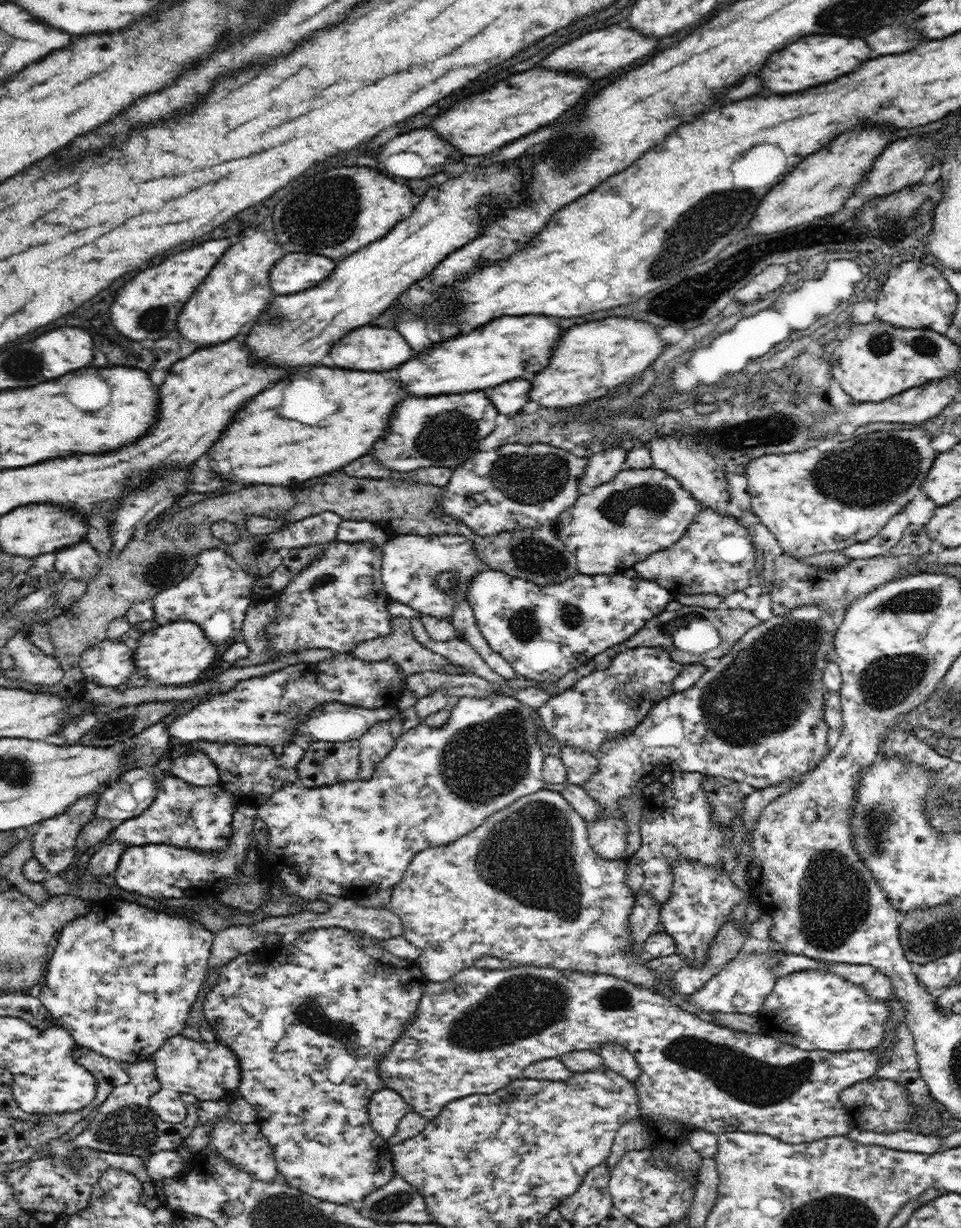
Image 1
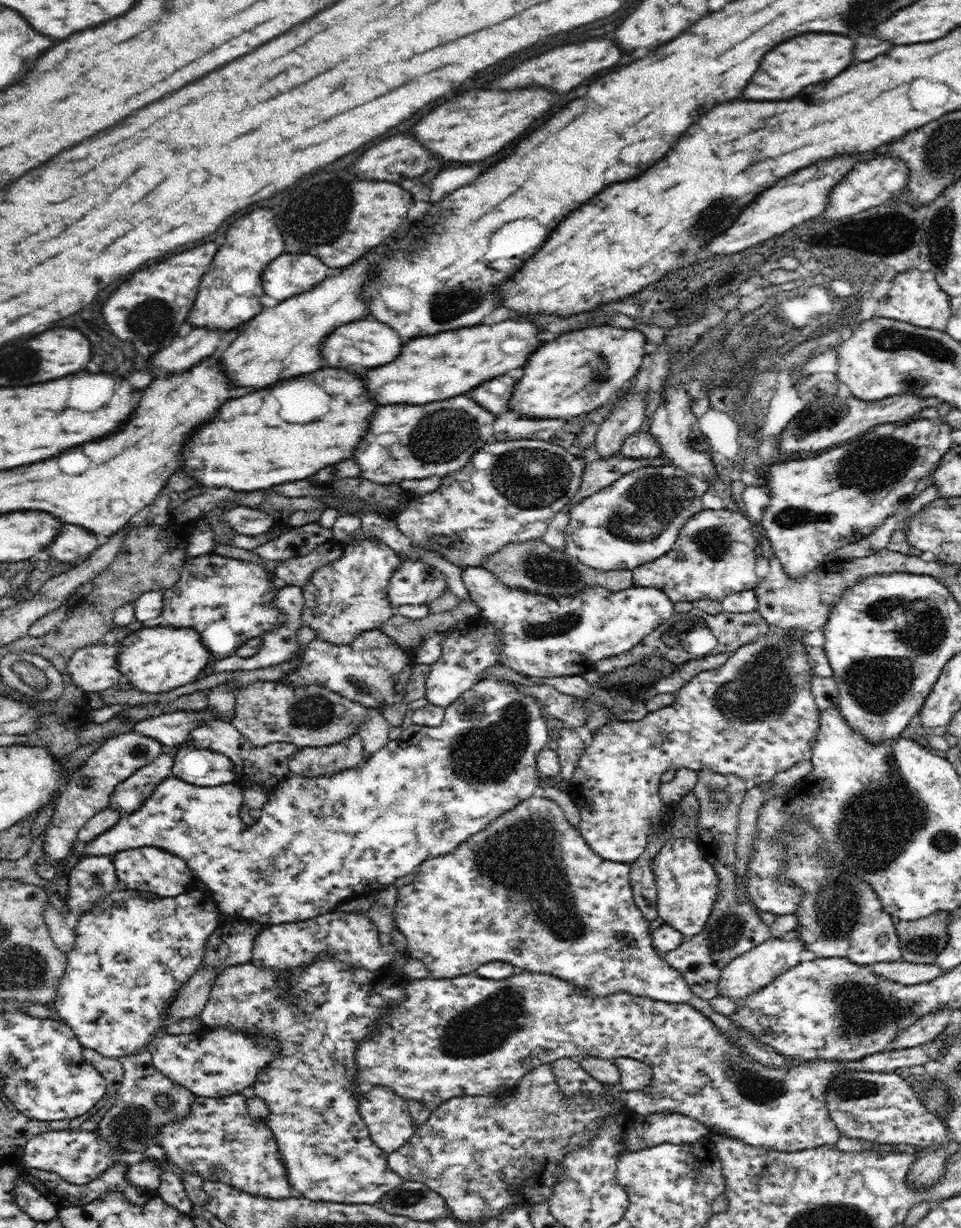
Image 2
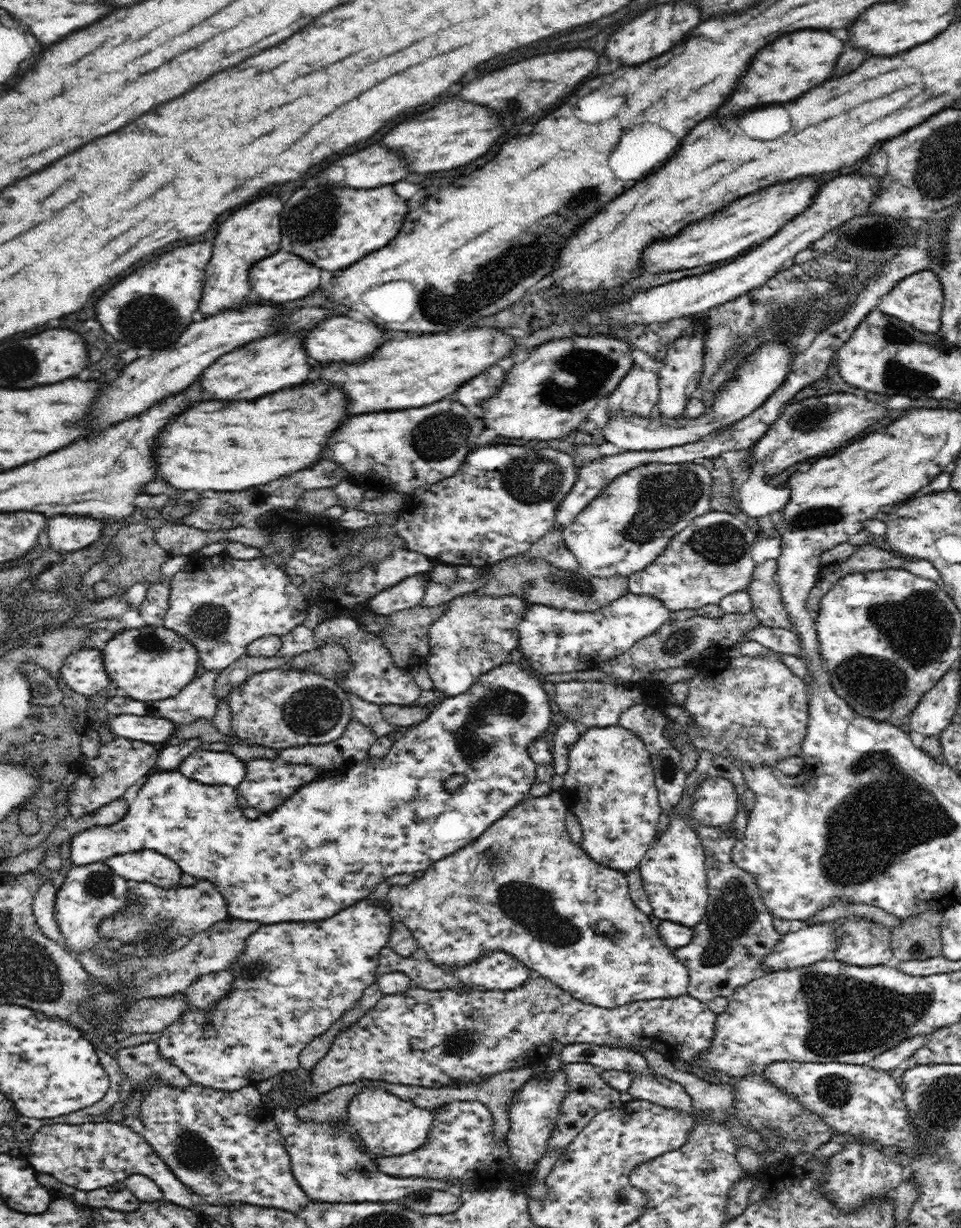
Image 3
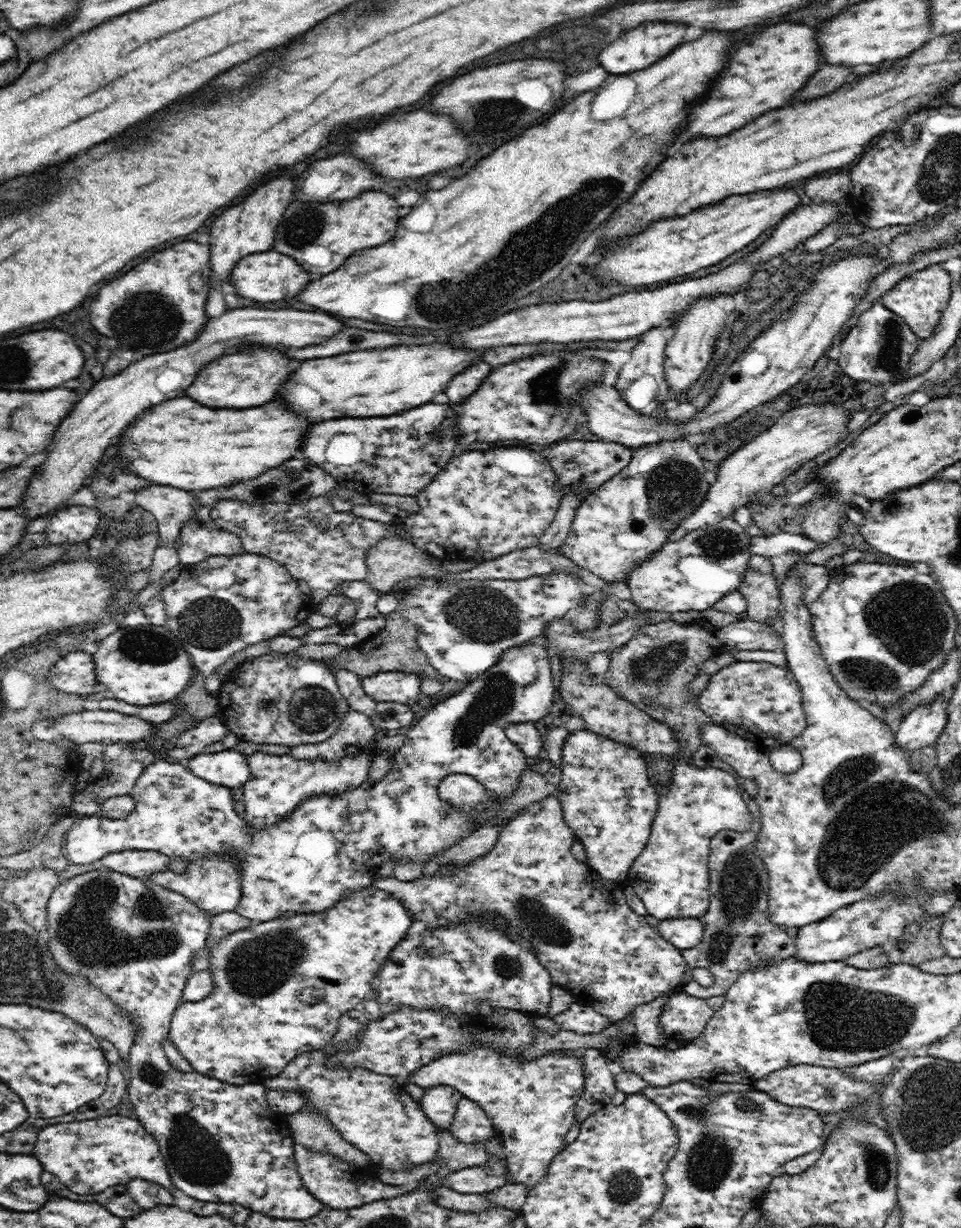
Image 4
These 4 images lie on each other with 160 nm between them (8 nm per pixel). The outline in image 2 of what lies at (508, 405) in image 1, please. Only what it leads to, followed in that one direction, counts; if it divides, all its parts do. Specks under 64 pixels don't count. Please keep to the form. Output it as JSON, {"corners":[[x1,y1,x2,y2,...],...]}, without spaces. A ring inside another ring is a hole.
{"corners":[[502,374,502,376,496,376,494,380,484,382,480,388,472,388,468,396,480,406,486,406,488,412,498,416,508,412,508,400,514,392,514,386,516,386,516,380,508,374]]}

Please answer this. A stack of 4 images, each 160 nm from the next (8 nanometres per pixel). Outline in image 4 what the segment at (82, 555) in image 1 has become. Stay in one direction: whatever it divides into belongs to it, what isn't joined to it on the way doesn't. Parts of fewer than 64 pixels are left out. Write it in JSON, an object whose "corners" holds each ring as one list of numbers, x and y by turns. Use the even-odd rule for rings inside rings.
{"corners":[[72,506,56,512,46,528,46,536,52,544,76,544,92,538,100,522,100,512,96,508]]}

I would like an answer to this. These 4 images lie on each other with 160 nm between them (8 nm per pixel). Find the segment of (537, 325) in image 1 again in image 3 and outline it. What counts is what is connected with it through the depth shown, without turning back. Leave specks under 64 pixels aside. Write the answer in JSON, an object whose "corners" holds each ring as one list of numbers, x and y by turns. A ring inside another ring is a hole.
{"corners":[[474,328,464,330,462,334,438,334,438,336,416,336,416,338,404,338,404,340,392,340,382,344,370,358,356,362,356,364,322,364,320,370,314,370,312,376,316,376,314,382,324,380,330,384,336,384,342,388,348,400,348,412,350,414,368,414,378,410,400,410,400,408,420,408,424,404,432,404,436,400,446,398,448,394,456,392,464,382,476,378,478,374,486,372,490,366,494,366,500,358,508,356,512,352,512,340,508,334,496,330,496,328]]}

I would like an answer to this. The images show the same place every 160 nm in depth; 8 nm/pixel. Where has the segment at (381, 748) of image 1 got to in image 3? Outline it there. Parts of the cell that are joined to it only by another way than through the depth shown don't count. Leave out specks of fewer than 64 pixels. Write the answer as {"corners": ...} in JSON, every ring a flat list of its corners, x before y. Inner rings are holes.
{"corners":[[350,691,347,692,347,695,351,702,353,718,356,721,370,727,378,738,391,735,393,726,384,718,381,705,362,700,362,697,356,696,356,693,350,693]]}

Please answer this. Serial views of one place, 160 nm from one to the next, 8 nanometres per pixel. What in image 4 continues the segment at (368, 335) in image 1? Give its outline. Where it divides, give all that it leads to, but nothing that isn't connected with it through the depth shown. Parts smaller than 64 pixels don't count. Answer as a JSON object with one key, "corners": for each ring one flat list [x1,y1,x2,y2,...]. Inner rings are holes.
{"corners":[[236,308,224,312,220,318,208,318,206,326,192,342,168,352,141,356,138,362,130,364,114,378,104,378,92,386,92,390,76,404,76,408,56,430,46,450,48,460,32,476,20,510,28,518,40,518,42,508,46,510,46,516,62,508,64,502,84,486,84,478,94,472,98,460,102,458,106,448,110,448,110,438,118,438,124,432,124,426,136,420,136,416,140,416,144,410,174,398,180,390,186,390,196,380,200,369,224,355,224,350,242,346,246,342,304,348,324,342,326,338,338,334,342,328,344,324,328,314,304,310]]}

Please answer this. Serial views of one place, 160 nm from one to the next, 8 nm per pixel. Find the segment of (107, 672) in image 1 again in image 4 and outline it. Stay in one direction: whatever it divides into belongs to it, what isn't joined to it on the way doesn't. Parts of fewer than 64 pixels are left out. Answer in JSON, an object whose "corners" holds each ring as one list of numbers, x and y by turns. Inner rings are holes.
{"corners":[[70,652,50,669,48,680,60,692,86,696,96,686,94,666,90,654]]}

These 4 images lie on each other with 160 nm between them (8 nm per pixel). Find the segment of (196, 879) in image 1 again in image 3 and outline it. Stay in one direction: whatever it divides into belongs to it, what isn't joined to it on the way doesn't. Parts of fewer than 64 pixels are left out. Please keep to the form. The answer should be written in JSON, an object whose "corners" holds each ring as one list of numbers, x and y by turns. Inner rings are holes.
{"corners":[[142,849,136,852,118,854,104,861,118,876,136,882,149,882,162,888,180,885,182,869,178,863,158,851]]}

